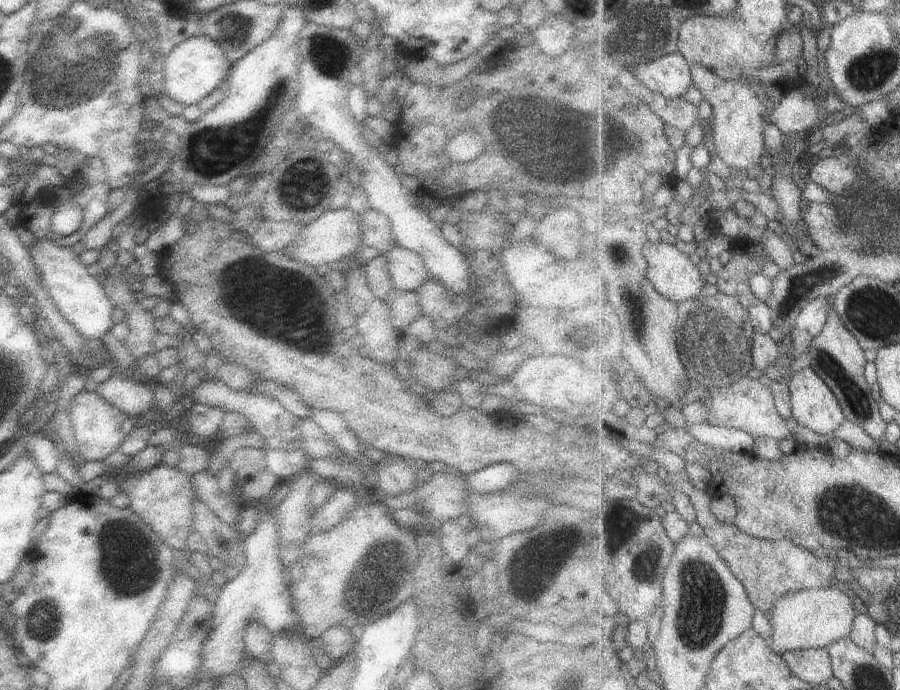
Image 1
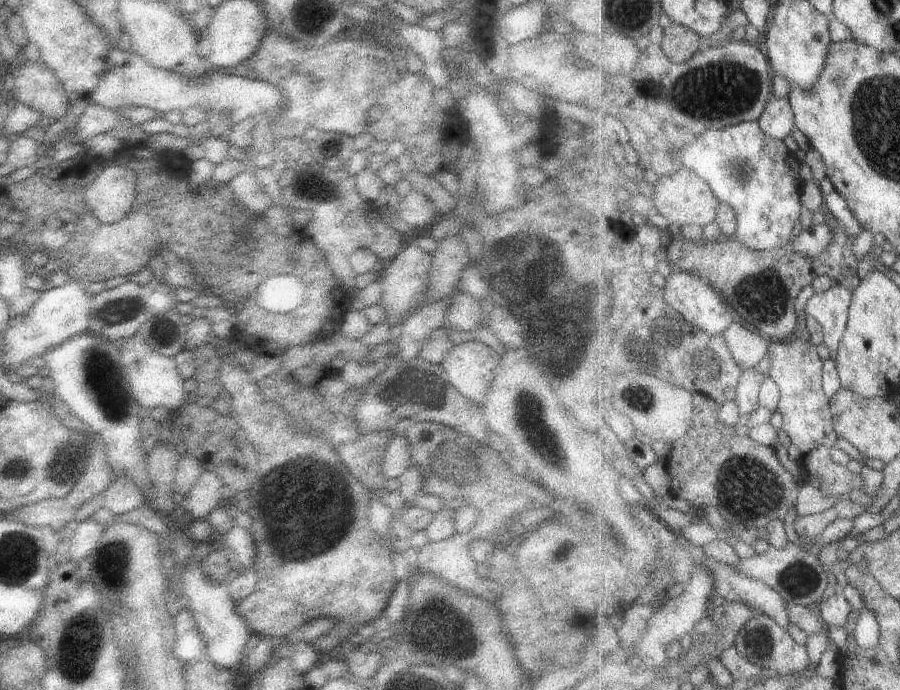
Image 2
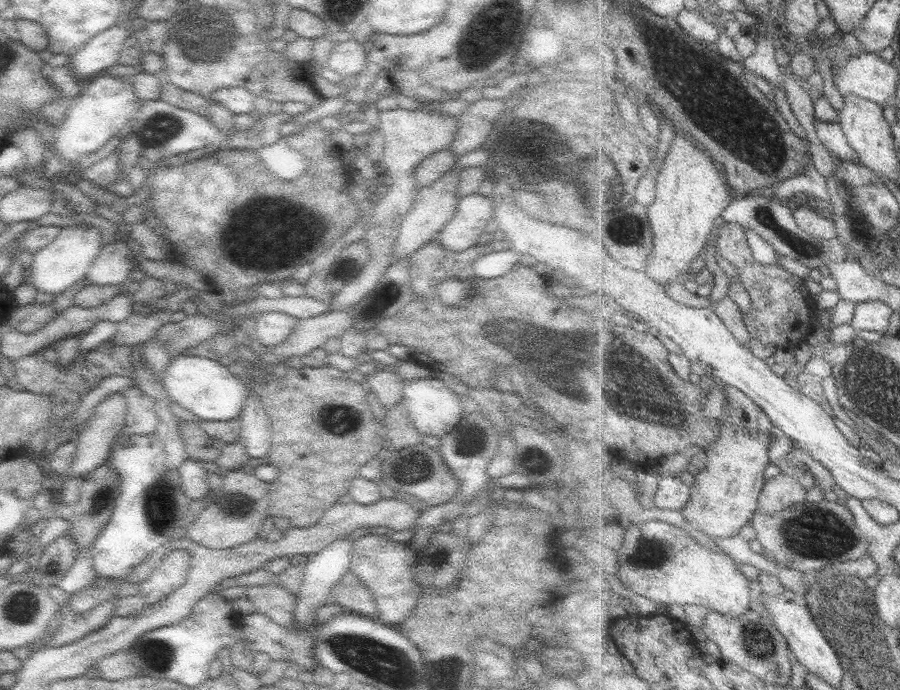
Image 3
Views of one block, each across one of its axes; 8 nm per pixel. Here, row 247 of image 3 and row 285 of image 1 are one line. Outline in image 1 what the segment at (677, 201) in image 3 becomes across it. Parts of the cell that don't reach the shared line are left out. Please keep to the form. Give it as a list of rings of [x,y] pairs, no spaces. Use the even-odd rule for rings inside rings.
[[[651,242],[645,248],[649,262],[649,282],[663,296],[680,303],[699,298],[706,281],[690,256],[675,244]]]

